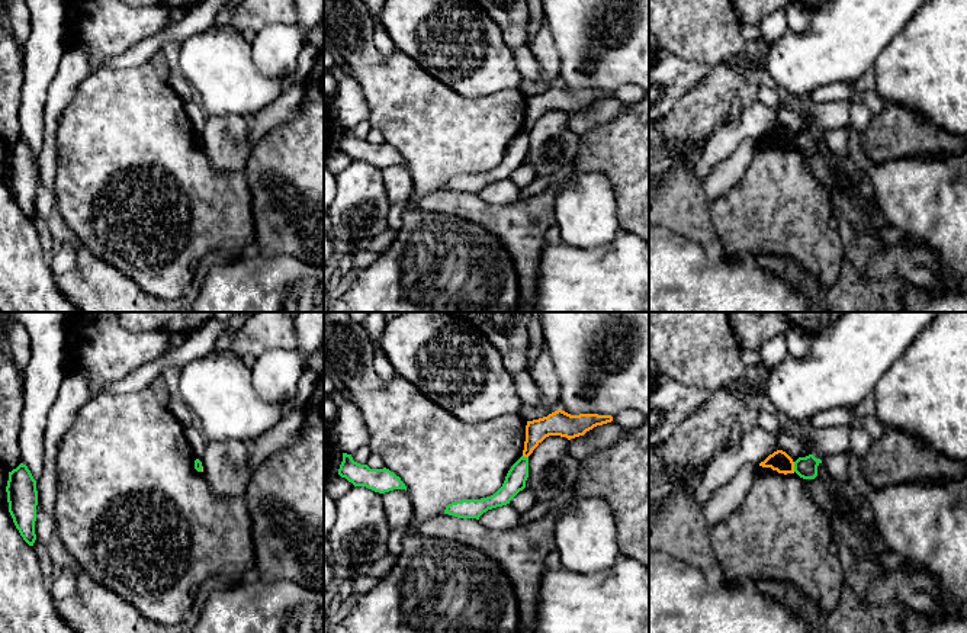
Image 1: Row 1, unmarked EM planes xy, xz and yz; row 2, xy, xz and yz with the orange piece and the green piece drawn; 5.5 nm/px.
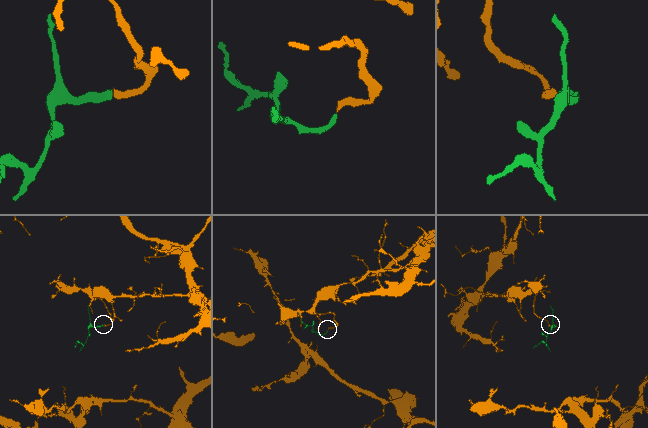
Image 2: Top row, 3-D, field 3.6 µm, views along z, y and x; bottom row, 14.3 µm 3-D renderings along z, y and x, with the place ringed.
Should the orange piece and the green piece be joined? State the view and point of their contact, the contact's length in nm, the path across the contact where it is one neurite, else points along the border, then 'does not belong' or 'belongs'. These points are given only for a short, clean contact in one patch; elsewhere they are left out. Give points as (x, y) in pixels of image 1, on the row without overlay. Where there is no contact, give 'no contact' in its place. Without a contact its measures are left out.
meets orange in yz at (793, 141); contact 60 nm long; border along yz (793, 137), (794, 145); does not belong

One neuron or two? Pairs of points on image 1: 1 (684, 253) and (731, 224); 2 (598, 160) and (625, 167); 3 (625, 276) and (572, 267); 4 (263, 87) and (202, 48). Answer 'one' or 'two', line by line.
1: two
2: one
3: one
4: one

